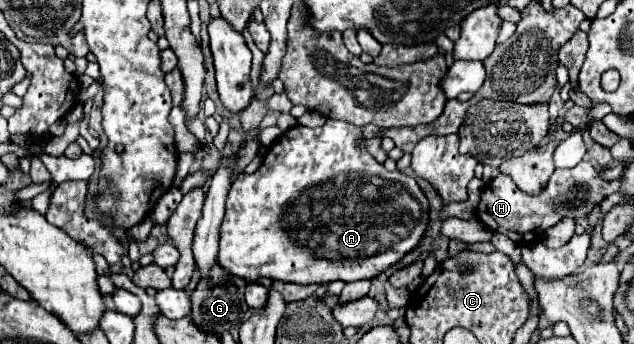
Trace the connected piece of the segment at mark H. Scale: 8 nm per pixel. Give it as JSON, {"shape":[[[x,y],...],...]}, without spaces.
{"shape":[[[580,161],[572,169],[554,169],[548,185],[538,195],[522,193],[508,175],[500,173],[482,191],[480,205],[478,205],[478,219],[488,229],[500,231],[520,245],[534,243],[540,241],[544,231],[556,225],[560,219],[584,217],[594,205],[598,205],[604,197],[608,197],[616,189],[618,189],[616,181],[602,181],[600,173],[588,161]]]}

